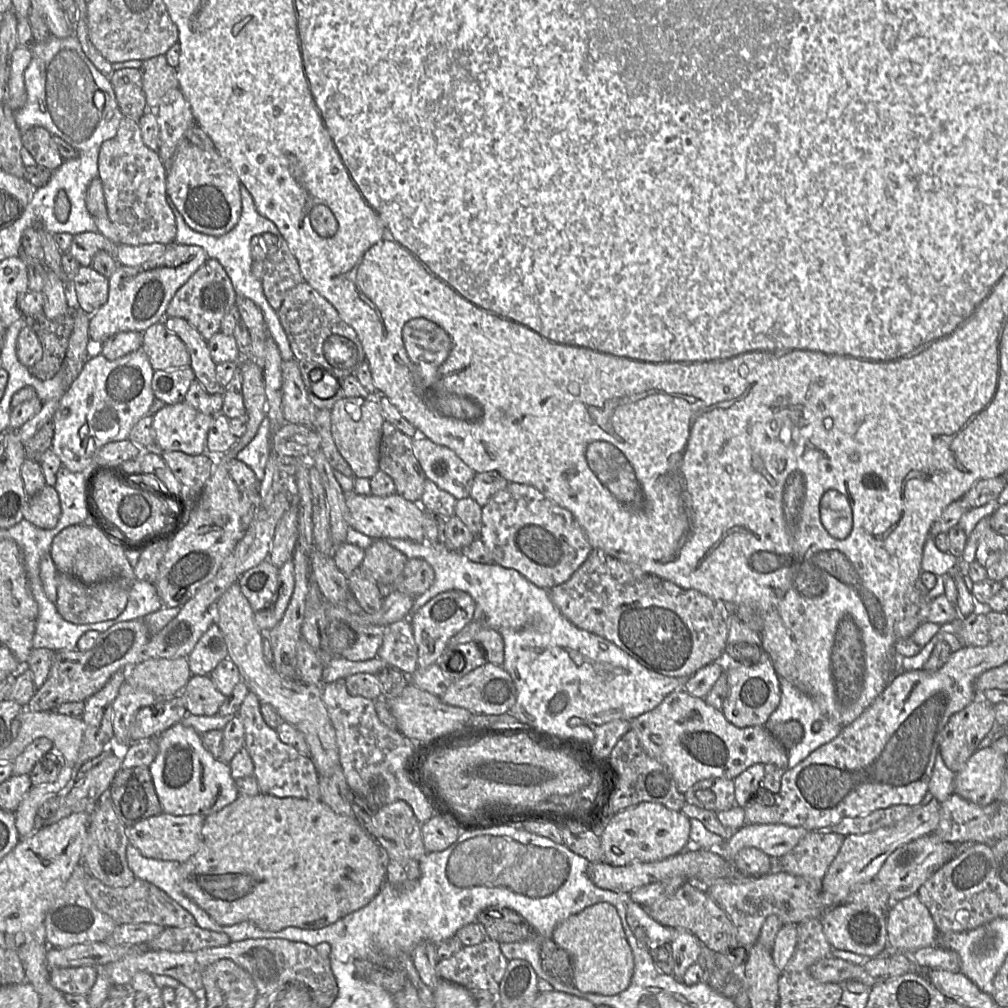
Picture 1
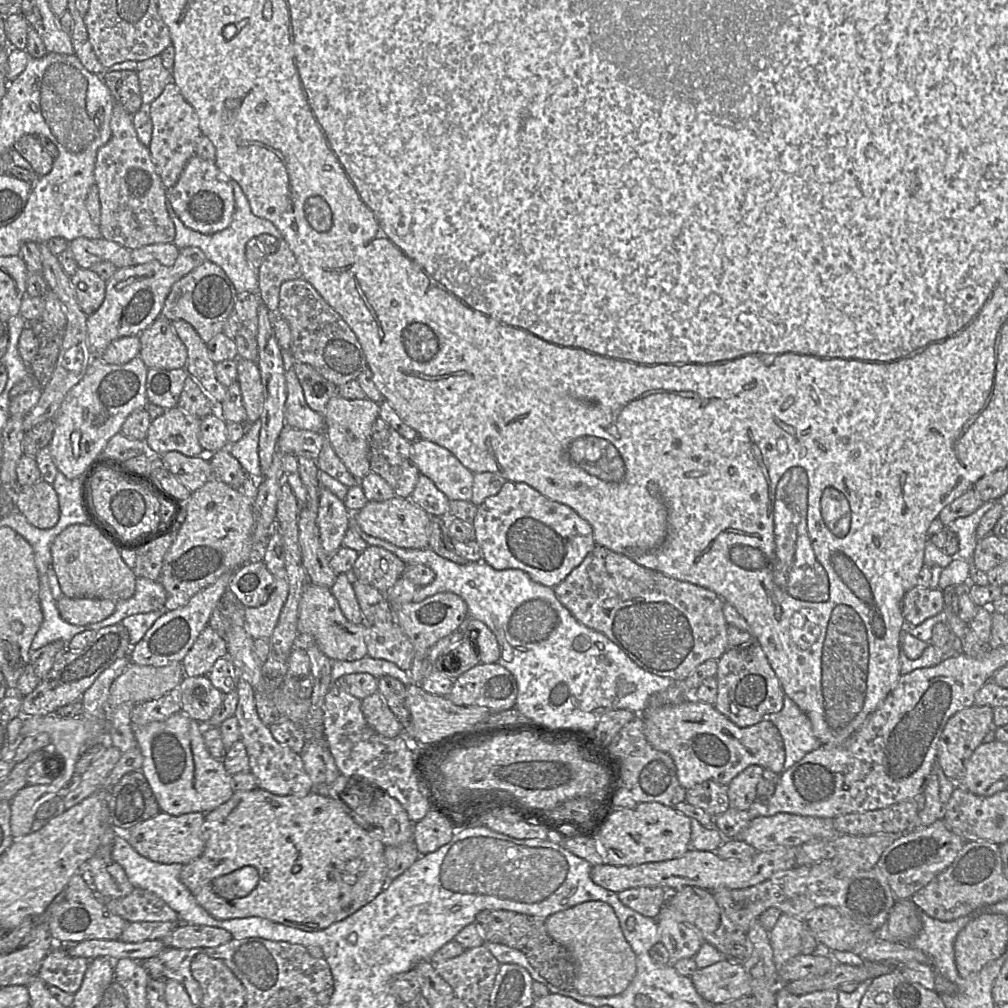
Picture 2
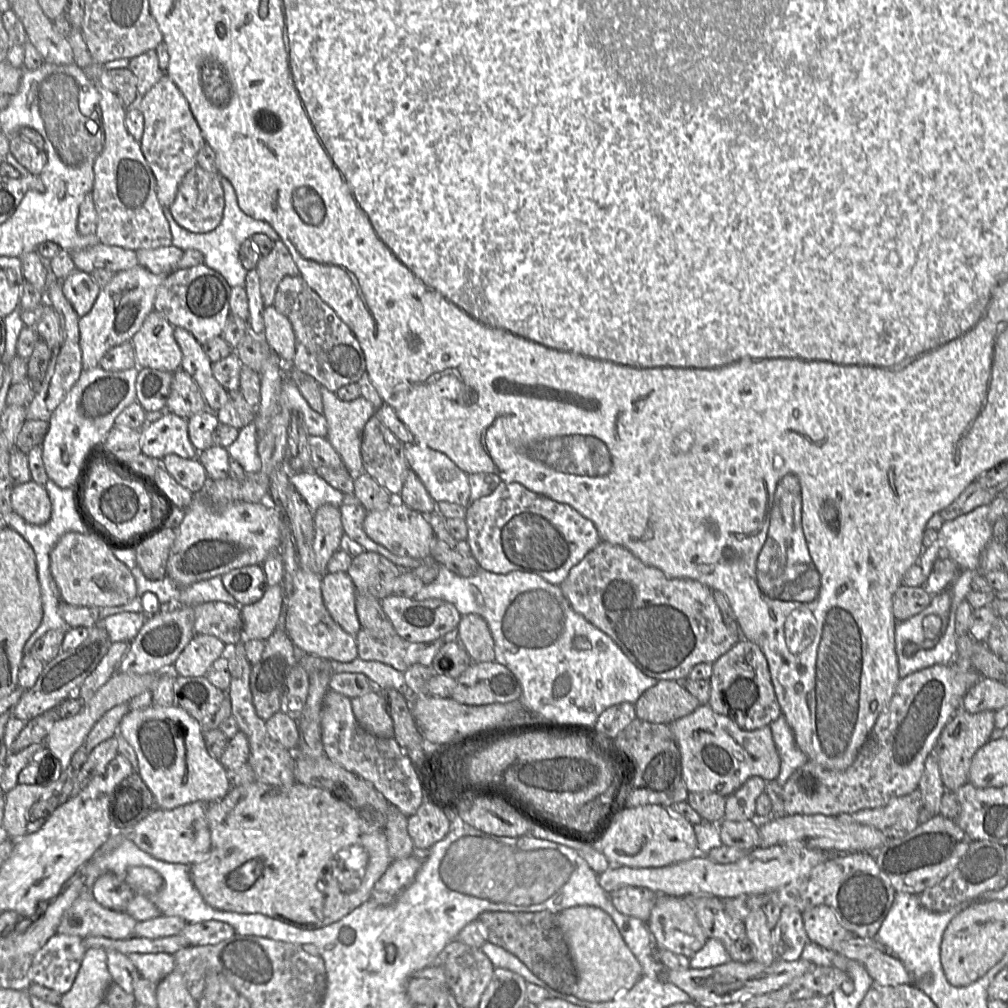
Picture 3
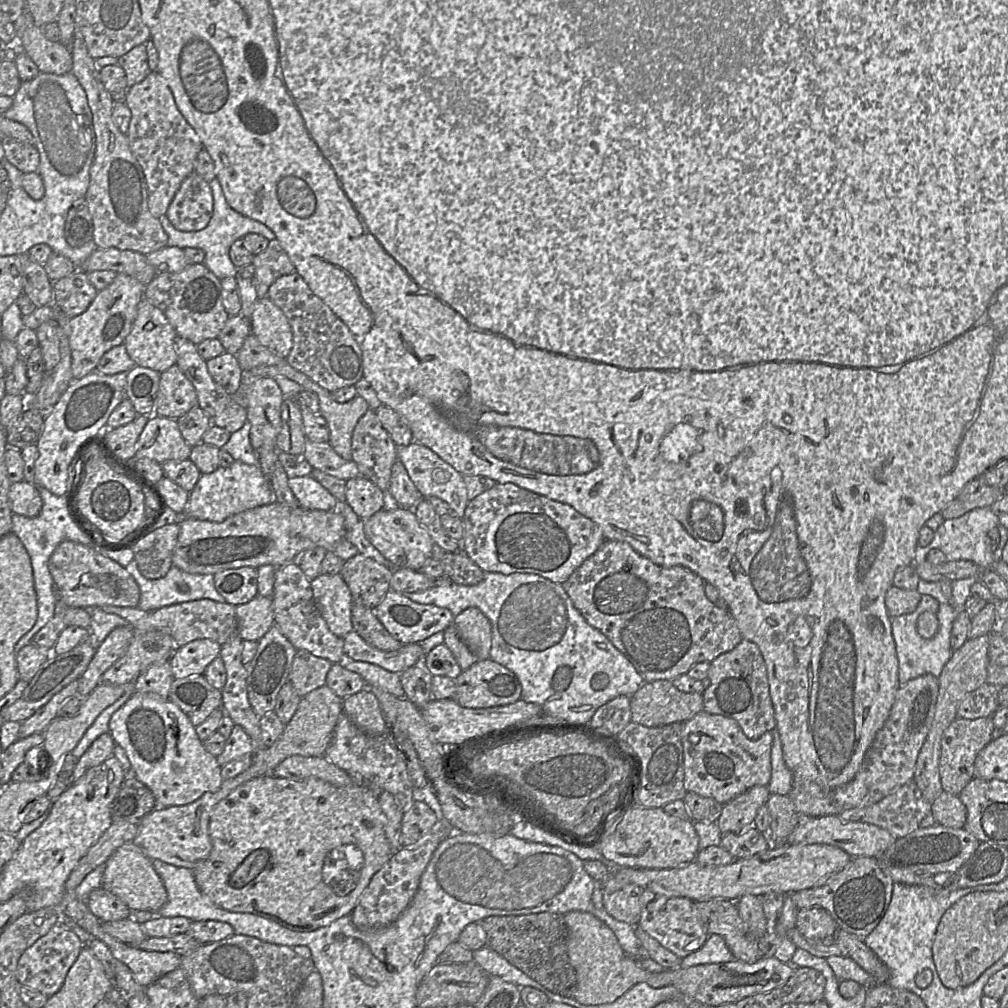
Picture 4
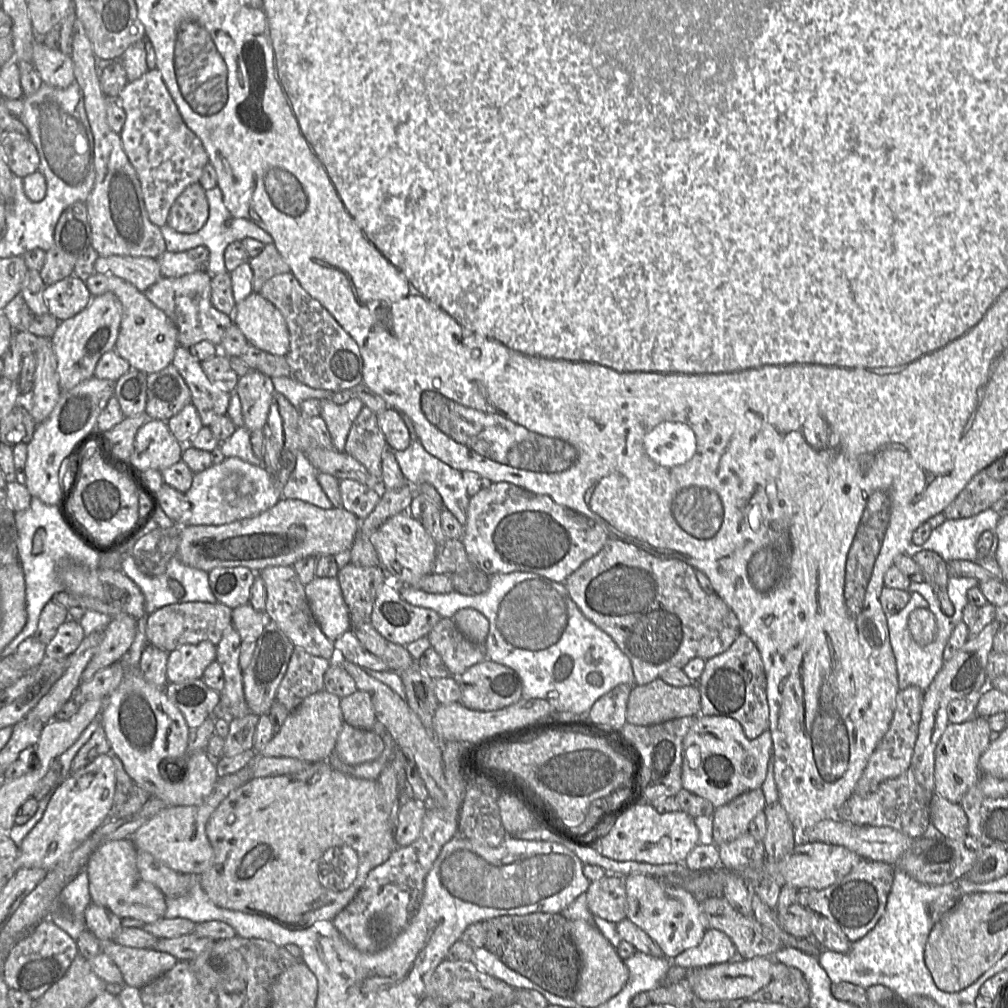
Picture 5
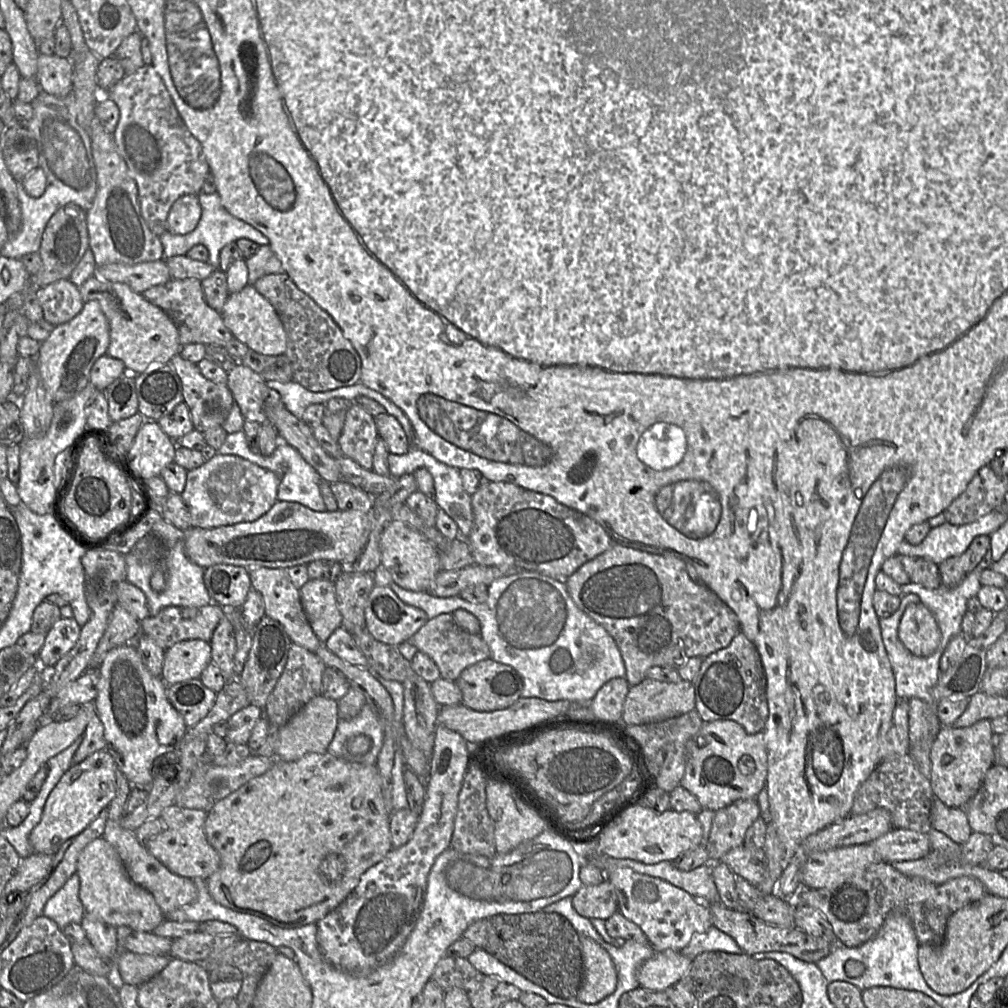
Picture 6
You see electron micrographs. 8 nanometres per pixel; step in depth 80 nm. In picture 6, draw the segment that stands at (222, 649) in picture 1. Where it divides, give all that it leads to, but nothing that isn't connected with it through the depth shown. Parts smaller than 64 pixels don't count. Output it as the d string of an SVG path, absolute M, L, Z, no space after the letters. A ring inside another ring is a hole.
M186 640L165 650L161 678L169 686L199 678L211 662L211 646L203 640Z

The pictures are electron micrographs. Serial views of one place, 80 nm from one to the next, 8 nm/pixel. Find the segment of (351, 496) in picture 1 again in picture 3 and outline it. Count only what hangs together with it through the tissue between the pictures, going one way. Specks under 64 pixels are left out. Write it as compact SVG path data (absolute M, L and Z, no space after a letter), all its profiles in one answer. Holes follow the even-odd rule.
M398 501L391 502L384 509L367 512L363 529L371 540L391 553L412 558L430 556L430 543L435 536L425 515Z

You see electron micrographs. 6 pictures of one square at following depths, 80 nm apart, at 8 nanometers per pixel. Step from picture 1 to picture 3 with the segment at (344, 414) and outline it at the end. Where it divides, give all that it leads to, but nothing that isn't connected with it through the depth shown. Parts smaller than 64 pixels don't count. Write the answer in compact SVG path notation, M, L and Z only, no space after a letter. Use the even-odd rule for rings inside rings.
M321 385L323 402L323 416L327 421L327 440L341 457L346 469L354 479L363 473L361 456L361 442L367 421L375 415L376 408L364 397L360 396L352 401L340 400L336 392L331 392Z

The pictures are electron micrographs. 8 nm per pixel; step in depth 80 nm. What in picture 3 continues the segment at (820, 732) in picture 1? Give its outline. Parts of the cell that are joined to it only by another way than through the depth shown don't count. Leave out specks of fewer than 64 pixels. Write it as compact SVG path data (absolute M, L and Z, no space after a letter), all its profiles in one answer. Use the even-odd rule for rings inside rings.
M782 714L769 726L780 759L780 770L776 781L783 786L789 776L808 758L796 745L793 731Z

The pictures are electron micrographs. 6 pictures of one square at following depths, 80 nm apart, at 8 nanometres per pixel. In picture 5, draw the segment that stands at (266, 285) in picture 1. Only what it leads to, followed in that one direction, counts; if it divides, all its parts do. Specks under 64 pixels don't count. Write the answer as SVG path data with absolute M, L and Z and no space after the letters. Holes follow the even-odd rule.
M265 244L263 250L248 263L253 271L252 290L260 293L264 283L271 277L290 272L289 265L284 261L275 244Z

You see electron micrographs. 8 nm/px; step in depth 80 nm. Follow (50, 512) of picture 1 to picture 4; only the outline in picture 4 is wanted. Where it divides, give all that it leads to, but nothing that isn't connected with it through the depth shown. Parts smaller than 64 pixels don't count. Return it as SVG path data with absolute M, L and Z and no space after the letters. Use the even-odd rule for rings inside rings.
M24 480L10 485L8 501L13 513L29 518L38 516L43 505L37 485Z

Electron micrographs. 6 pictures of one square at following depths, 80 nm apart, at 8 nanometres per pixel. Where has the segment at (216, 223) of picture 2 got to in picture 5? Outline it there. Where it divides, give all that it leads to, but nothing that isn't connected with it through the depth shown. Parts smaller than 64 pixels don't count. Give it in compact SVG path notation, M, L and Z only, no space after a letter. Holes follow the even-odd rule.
M199 182L193 183L175 199L166 224L180 233L191 234L199 231L209 216L206 190Z

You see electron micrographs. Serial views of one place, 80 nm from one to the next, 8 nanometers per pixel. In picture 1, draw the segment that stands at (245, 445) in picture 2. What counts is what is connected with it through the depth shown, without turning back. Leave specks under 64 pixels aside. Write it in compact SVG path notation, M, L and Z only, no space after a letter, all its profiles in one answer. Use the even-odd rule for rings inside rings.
M266 417L260 424L255 437L236 455L235 458L246 464L260 481L271 452L271 428Z

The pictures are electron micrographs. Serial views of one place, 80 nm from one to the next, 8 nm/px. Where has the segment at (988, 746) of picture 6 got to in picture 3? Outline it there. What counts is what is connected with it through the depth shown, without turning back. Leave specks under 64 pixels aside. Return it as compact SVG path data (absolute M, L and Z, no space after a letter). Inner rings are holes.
M959 709L942 729L935 753L946 791L956 792L959 787L968 782L974 754L990 740L990 735L995 727L994 715L995 712L992 710L970 713L964 709Z

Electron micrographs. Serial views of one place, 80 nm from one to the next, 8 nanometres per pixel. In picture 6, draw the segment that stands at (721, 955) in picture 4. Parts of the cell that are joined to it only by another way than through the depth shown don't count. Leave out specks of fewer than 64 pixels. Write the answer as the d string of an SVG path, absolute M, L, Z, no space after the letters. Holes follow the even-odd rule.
M713 925L704 933L695 934L680 952L693 960L703 952L720 951L731 954L744 953L735 940Z

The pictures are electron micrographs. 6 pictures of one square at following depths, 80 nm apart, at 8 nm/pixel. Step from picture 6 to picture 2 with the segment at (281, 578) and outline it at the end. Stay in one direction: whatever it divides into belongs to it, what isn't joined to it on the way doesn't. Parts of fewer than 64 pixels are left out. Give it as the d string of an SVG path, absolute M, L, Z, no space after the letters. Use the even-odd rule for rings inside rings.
M308 582L298 608L298 634L309 634L319 649L332 661L356 661L367 656L366 623L353 624L346 619L330 589Z

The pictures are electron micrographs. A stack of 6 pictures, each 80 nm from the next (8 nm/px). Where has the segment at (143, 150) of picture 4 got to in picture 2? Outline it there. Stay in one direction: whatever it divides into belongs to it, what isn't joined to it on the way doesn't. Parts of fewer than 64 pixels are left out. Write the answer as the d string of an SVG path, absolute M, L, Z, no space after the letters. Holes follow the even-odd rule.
M174 83L167 84L159 97L150 105L142 104L141 108L146 107L152 121L152 137L148 149L163 186L169 189L176 184L186 164L195 155L196 143L203 134L194 109Z

